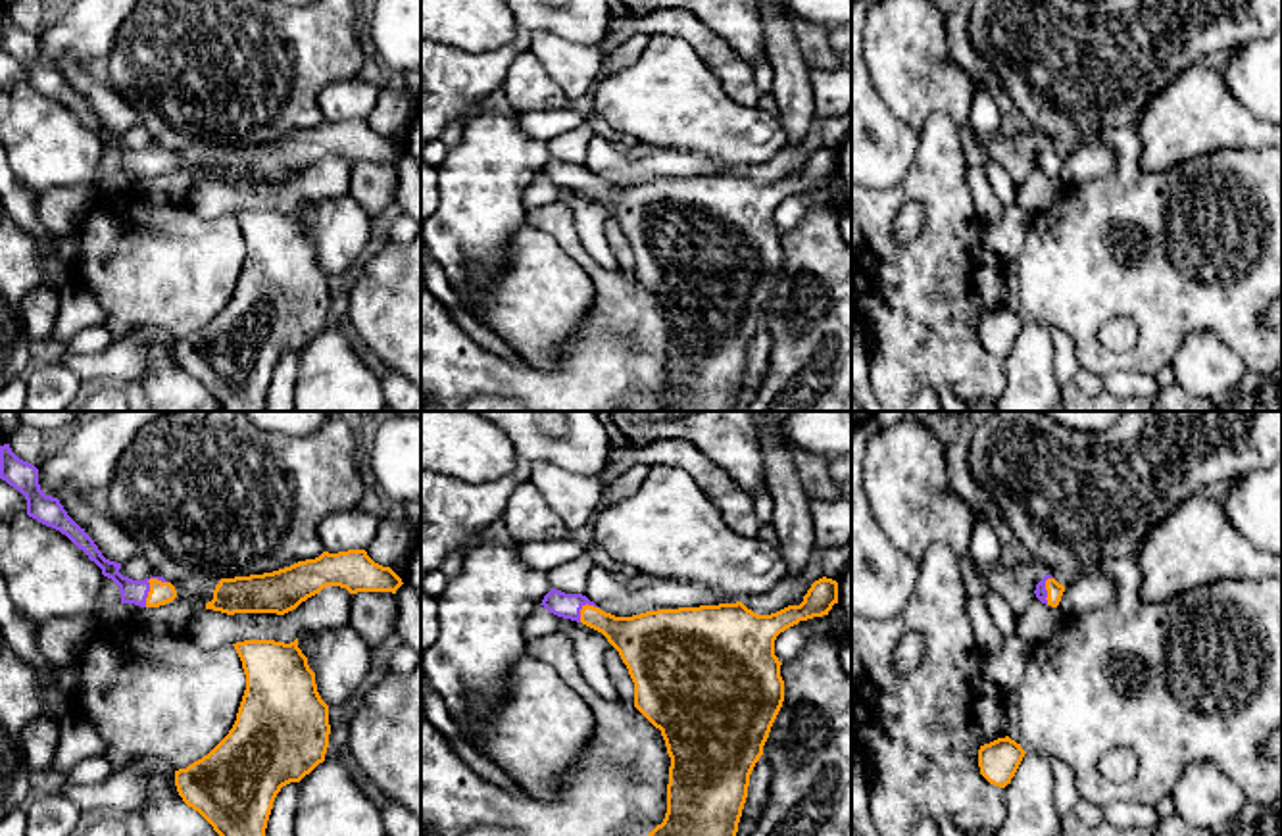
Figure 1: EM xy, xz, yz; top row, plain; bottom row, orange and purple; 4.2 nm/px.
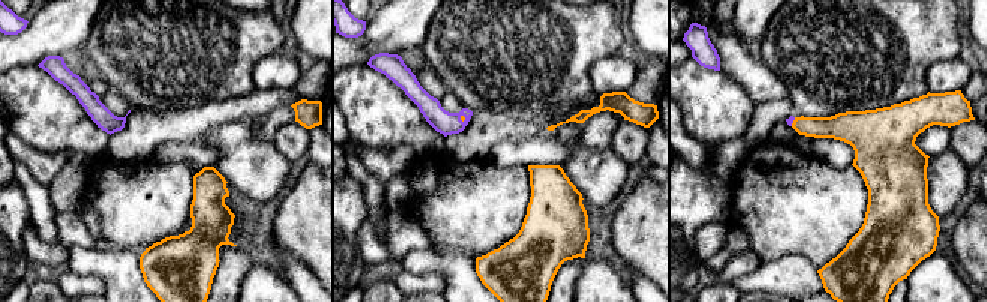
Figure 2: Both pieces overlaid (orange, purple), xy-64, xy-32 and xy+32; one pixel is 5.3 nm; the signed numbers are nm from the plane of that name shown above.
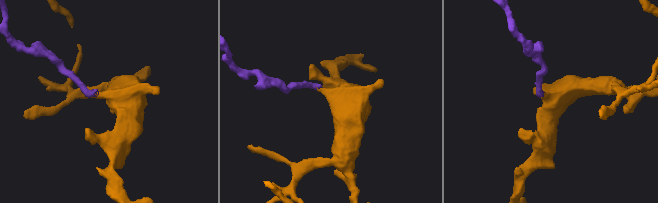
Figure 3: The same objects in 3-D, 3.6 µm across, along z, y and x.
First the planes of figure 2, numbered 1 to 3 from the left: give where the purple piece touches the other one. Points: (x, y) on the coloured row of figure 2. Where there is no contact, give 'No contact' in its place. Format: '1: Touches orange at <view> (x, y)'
1: No contact
2: Touches orange at xy-32 (461, 119)
3: Touches orange at xy+32 (794, 122)

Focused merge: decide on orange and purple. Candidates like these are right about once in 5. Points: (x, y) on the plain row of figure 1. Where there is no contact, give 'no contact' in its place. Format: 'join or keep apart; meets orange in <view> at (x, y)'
join; meets orange in xy at (150, 154)

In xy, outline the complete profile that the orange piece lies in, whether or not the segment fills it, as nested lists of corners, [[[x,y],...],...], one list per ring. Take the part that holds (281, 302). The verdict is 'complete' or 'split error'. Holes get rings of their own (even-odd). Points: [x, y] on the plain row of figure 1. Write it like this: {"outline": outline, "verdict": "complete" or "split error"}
{"outline": [[[298,208],[290,213],[275,209],[244,209],[233,213],[246,244],[246,259],[229,304],[202,329],[186,338],[175,340],[175,356],[183,371],[198,381],[221,406],[223,411],[263,411],[273,371],[283,356],[300,352],[319,332],[329,317],[329,275],[321,269],[315,242],[308,227],[298,217]]], "verdict": "complete"}

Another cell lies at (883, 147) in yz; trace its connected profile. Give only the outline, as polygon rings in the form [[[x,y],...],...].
[[[851,0],[851,184],[890,188],[911,167],[919,131],[882,100],[863,56],[865,15],[875,0]]]

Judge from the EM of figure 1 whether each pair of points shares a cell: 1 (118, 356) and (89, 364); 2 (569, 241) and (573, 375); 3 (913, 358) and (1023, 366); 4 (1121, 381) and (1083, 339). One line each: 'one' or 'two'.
1: one
2: one
3: two
4: two

